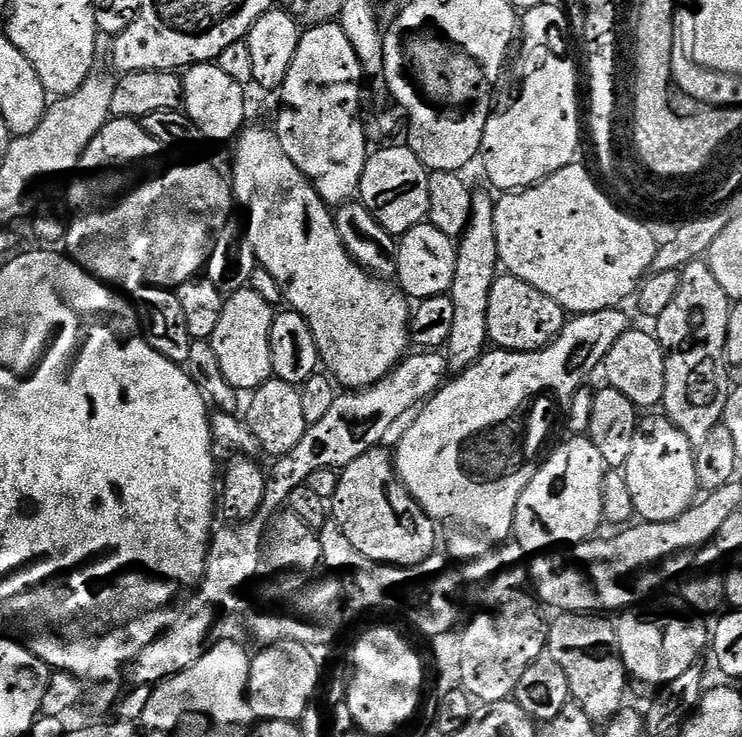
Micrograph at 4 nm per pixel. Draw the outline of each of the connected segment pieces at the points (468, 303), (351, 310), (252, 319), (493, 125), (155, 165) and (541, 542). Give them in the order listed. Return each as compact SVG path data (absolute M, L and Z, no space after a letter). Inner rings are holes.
M479 190L473 191L470 222L456 244L454 282L450 293L454 302L454 327L450 329L450 338L446 345L448 367L456 374L465 372L474 361L480 359L490 344L486 326L486 310L490 290L496 281L500 264L498 244L494 238L495 209L496 200L493 197L490 198Z
M260 124L254 125L253 128L251 128L251 126L245 127L235 141L234 147L236 147L236 180L234 179L234 184L237 189L245 188L245 190L248 191L248 236L246 235L246 243L254 250L257 265L266 270L270 270L274 282L278 282L278 286L280 287L280 295L283 303L287 305L291 311L302 314L302 318L306 318L306 322L314 334L314 342L320 351L320 359L323 367L325 369L328 367L328 369L326 369L327 375L331 377L341 389L355 390L358 388L368 388L371 384L377 384L404 359L406 353L409 351L409 297L405 296L395 283L387 284L387 282L384 281L387 279L364 271L364 269L349 256L344 248L343 242L340 240L340 235L336 229L336 222L329 205L325 204L319 194L312 189L312 183L300 173L298 166L294 166L294 162L290 162L286 150L282 150L282 142L278 142L275 131L273 131L271 127L263 128Z
M250 286L231 293L224 301L222 318L218 318L218 327L214 329L210 343L214 346L214 354L218 354L218 366L222 366L226 382L241 393L251 393L273 379L270 358L273 315L273 305L268 304L266 298L262 298Z
M547 2L523 13L516 68L528 73L516 97L501 112L499 109L489 116L482 134L480 151L484 172L501 193L532 188L577 159L580 96L576 93L576 64L560 56L564 52L564 40L556 28L563 26L566 12L559 3L556 4Z
M109 119L90 146L86 146L78 165L77 180L68 188L73 216L67 221L67 255L113 289L175 289L207 265L216 237L225 231L224 223L232 212L233 185L229 181L228 185L223 174L208 164L164 164L164 152L165 145L150 138L137 121Z
M576 434L568 439L572 440L547 453L534 478L530 478L526 490L522 490L518 498L512 536L528 554L555 549L552 548L555 544L575 546L589 539L595 533L592 531L604 520L602 494L605 462L587 435Z

